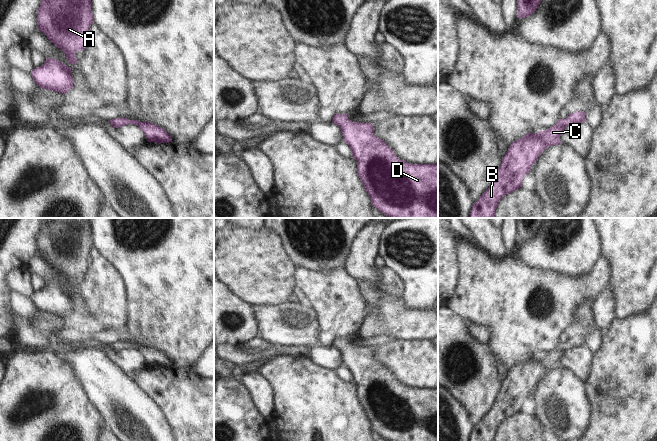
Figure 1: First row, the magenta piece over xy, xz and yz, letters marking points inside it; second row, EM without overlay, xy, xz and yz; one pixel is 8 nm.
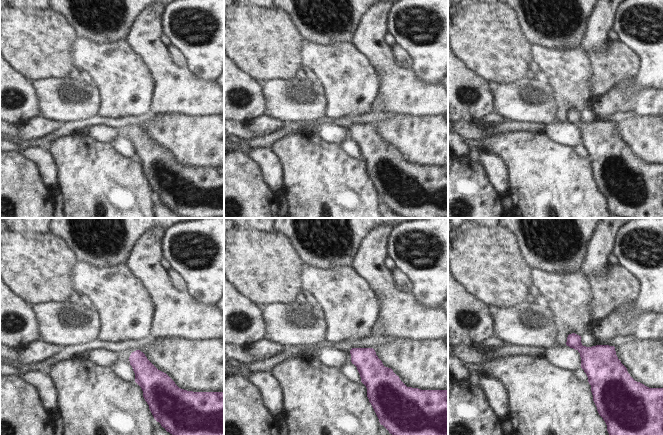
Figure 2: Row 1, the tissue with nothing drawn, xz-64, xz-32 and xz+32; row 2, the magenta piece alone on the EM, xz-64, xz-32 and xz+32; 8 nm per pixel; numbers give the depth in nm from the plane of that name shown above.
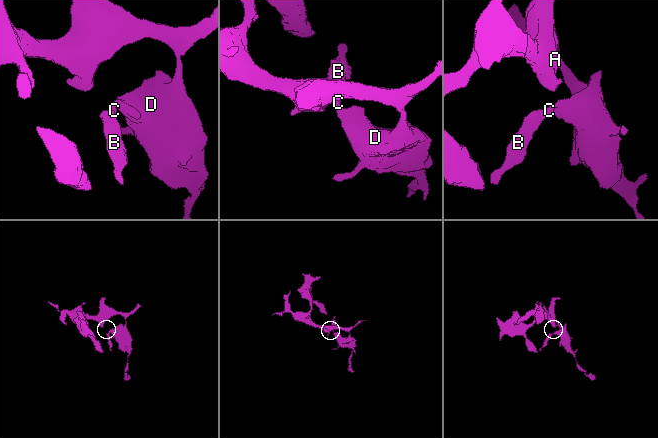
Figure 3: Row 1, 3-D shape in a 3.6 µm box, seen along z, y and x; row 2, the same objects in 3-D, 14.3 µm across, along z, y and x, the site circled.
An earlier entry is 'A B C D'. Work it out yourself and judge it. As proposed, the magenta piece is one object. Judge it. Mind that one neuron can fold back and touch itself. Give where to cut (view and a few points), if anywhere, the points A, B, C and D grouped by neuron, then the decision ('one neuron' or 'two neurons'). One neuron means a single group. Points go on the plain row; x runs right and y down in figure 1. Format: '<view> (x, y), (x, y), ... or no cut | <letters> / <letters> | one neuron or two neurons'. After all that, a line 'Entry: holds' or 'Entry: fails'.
no cut | A B C D | one neuron
Entry: holds

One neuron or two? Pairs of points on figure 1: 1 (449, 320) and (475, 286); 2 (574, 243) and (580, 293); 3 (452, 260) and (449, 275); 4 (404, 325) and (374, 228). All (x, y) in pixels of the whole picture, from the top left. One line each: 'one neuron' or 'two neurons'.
1: two neurons
2: two neurons
3: one neuron
4: one neuron

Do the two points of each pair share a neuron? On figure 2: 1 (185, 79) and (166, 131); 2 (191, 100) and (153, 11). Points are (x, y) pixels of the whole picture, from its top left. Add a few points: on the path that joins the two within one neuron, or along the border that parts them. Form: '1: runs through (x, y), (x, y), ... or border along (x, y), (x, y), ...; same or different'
1: border along (154, 113), (185, 113), (196, 116); different
2: runs through (169, 78), (152, 51), (152, 33); same

